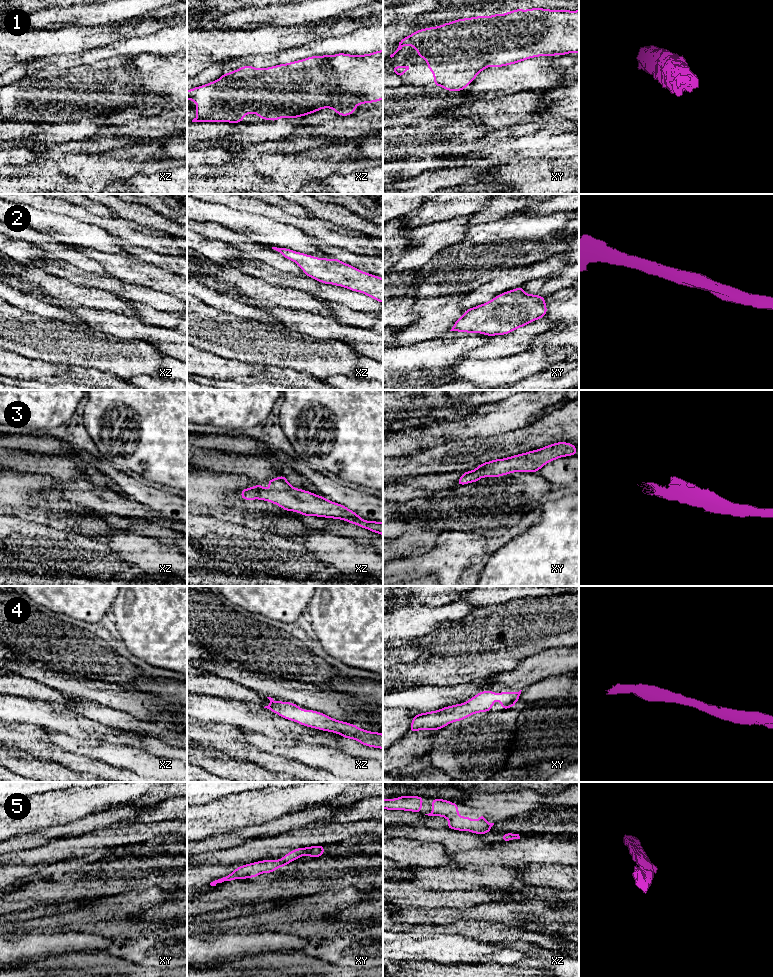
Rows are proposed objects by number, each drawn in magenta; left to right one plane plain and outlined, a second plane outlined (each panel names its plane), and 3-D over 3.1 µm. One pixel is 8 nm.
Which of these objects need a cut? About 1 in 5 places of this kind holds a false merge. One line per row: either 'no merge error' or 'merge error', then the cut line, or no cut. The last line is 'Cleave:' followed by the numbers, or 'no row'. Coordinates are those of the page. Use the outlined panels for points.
1: no merge error; cut none
2: no merge error; cut none
3: no merge error; cut none
4: no merge error; cut none
5: no merge error; cut none
Cleave: no row

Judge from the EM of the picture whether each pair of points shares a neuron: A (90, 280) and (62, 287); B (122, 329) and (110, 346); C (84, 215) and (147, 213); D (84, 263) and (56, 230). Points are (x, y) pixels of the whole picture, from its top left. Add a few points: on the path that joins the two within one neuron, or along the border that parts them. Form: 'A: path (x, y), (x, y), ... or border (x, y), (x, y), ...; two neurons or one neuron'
A: border (61, 276), (79, 286); two neurons
B: border (95, 327), (99, 331), (130, 342); two neurons
C: border (116, 216), (122, 219), (133, 220), (138, 225); two neurons
D: border (60, 240), (75, 247); two neurons

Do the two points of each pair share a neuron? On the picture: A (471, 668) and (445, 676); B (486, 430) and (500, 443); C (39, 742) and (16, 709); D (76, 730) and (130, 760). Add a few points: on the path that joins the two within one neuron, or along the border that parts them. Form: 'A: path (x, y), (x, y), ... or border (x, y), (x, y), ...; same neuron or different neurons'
A: path (465, 669), (451, 670); same neuron
B: border (506, 433), (488, 437), (469, 438); different neurons
C: border (10, 720), (36, 724), (47, 730); different neurons
D: border (66, 733), (76, 738), (105, 738), (112, 742); different neurons

